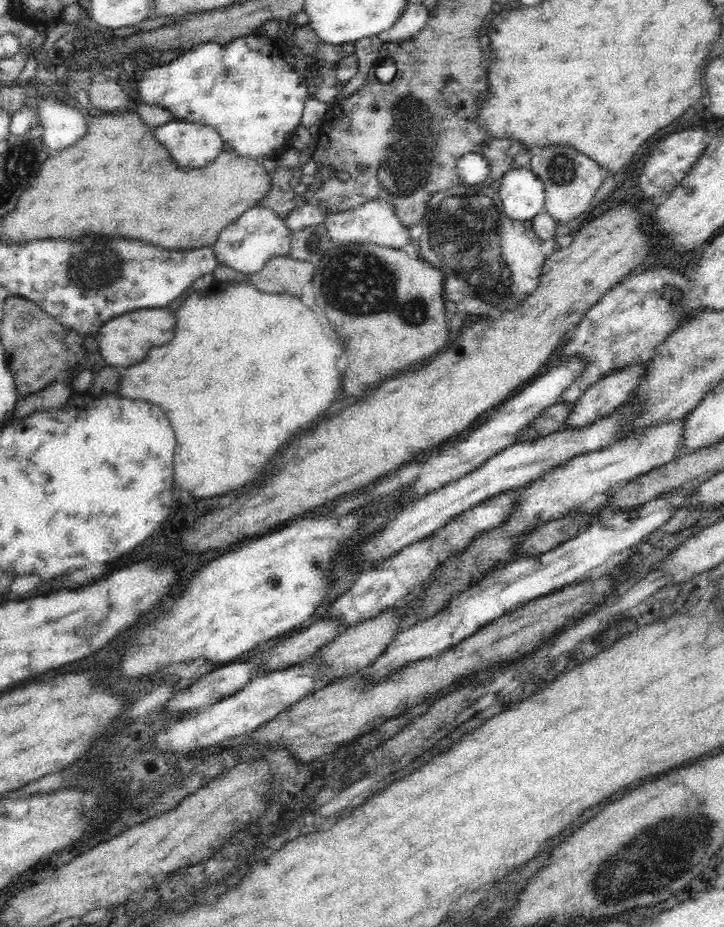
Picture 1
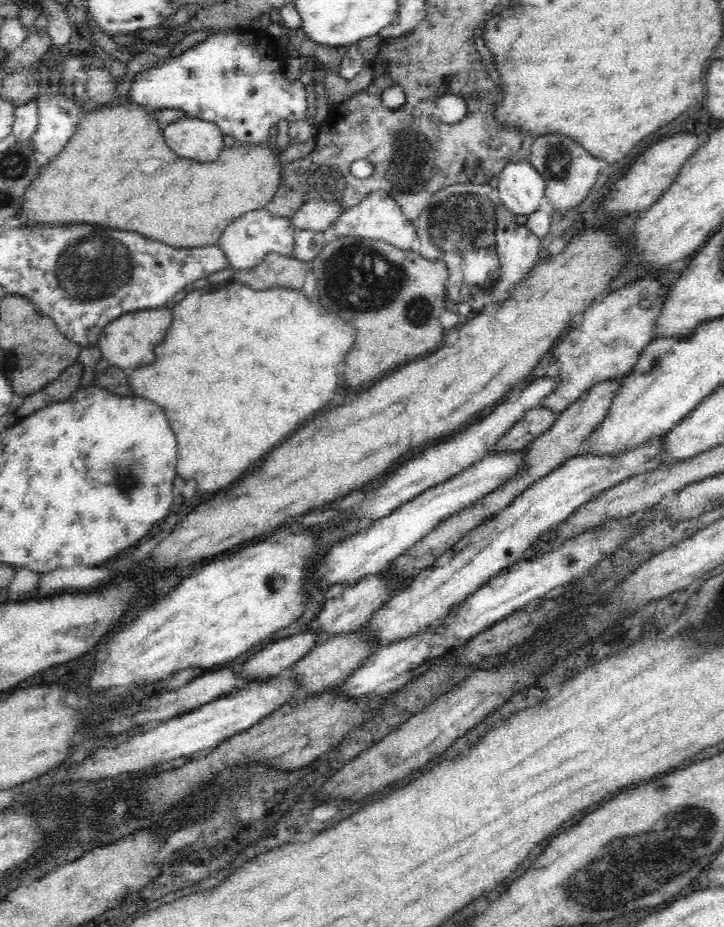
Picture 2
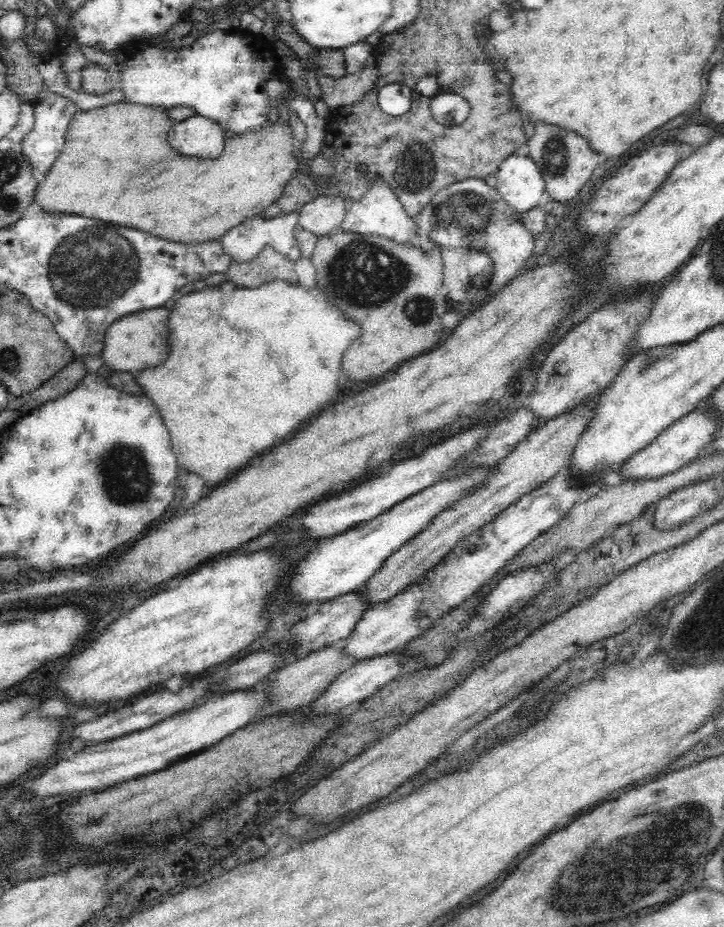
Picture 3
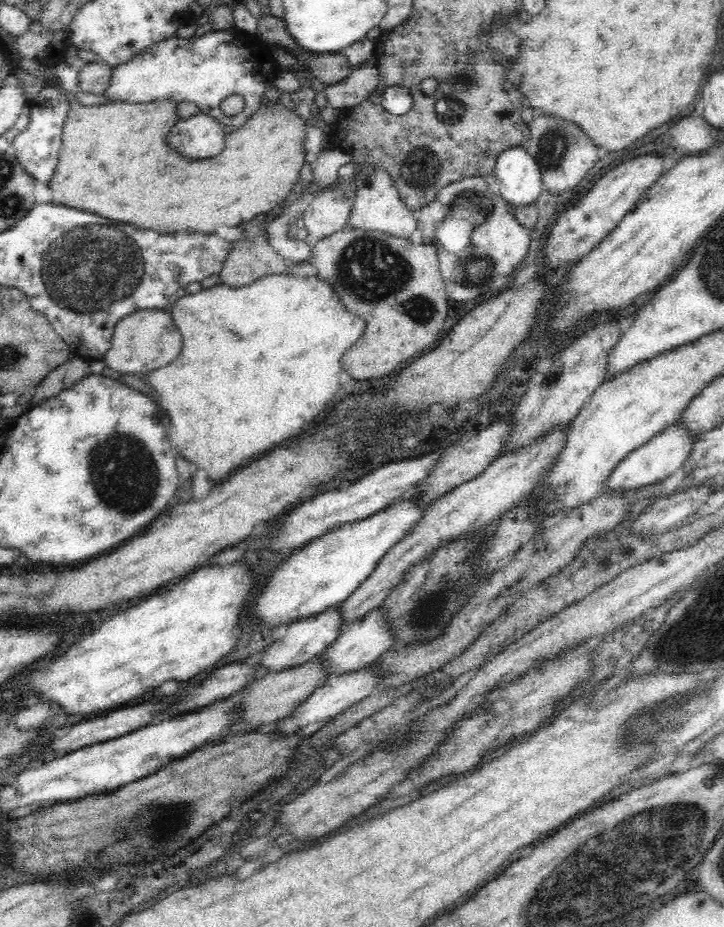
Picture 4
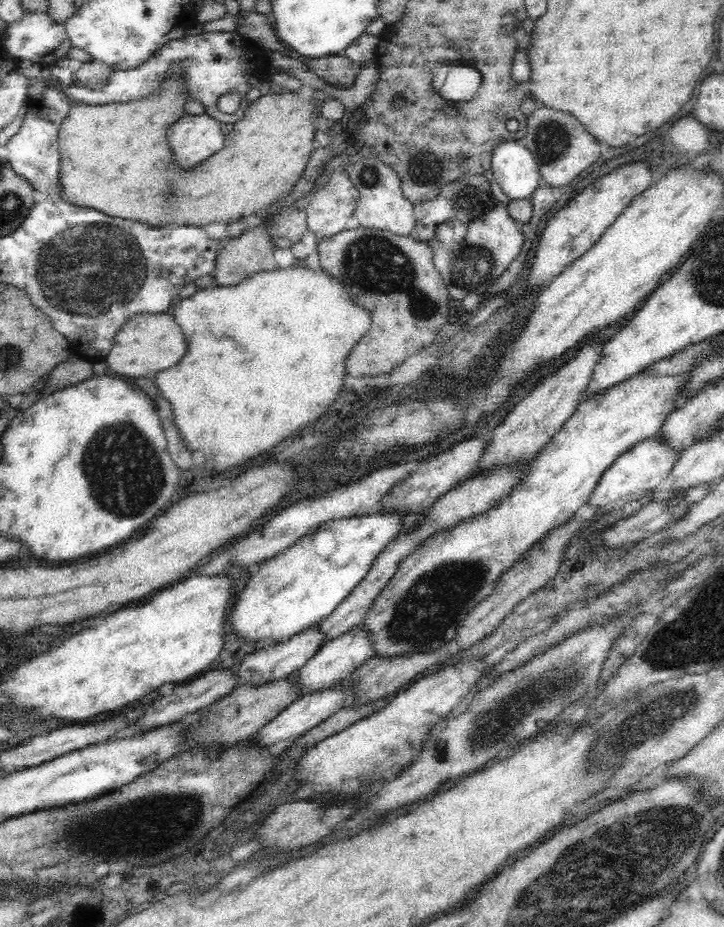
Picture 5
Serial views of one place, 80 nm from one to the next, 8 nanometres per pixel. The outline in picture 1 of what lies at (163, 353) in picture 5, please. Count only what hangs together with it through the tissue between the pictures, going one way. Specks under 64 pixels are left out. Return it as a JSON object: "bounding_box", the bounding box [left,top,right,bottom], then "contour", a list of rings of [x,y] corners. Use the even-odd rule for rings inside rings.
{"bounding_box":[96,308,176,368],"contour":[[[148,308],[126,312],[100,327],[100,332],[96,336],[98,350],[100,350],[99,355],[102,355],[106,364],[111,368],[112,366],[138,364],[144,360],[146,352],[152,346],[166,344],[166,340],[170,340],[170,336],[174,336],[174,324],[176,324],[176,316],[170,308]]]}

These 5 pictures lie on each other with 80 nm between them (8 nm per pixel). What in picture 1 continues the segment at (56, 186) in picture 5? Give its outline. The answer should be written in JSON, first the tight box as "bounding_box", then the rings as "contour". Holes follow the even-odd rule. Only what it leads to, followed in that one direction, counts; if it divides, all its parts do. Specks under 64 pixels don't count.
{"bounding_box":[37,97,86,153],"contour":[[[42,97],[37,116],[43,126],[43,147],[57,153],[78,144],[86,134],[85,114],[73,103]]]}

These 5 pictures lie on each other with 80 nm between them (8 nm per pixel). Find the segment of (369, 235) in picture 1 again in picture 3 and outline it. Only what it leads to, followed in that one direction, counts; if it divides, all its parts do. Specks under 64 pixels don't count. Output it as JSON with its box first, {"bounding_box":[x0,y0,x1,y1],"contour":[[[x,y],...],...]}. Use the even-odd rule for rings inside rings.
{"bounding_box":[338,178,417,245],"contour":[[[381,178],[371,180],[371,184],[368,185],[362,198],[347,207],[344,220],[340,222],[338,229],[361,235],[383,236],[403,245],[410,243],[410,239],[417,234],[414,219],[406,214],[405,208],[402,207],[396,193]]]}

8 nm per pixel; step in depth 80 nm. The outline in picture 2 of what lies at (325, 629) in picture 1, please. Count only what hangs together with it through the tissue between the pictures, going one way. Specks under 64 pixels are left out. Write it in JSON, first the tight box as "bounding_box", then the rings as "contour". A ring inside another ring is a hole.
{"bounding_box":[238,628,326,683],"contour":[[[307,628],[298,635],[278,640],[258,652],[256,656],[252,656],[244,664],[244,668],[238,670],[239,676],[245,683],[281,674],[286,668],[290,668],[296,661],[305,657],[318,644],[322,644],[322,639],[326,640],[322,632]]]}

